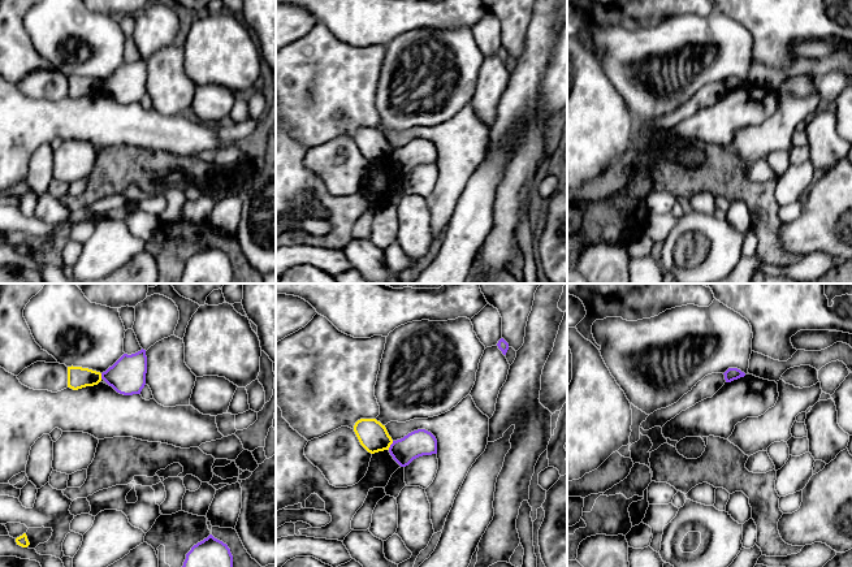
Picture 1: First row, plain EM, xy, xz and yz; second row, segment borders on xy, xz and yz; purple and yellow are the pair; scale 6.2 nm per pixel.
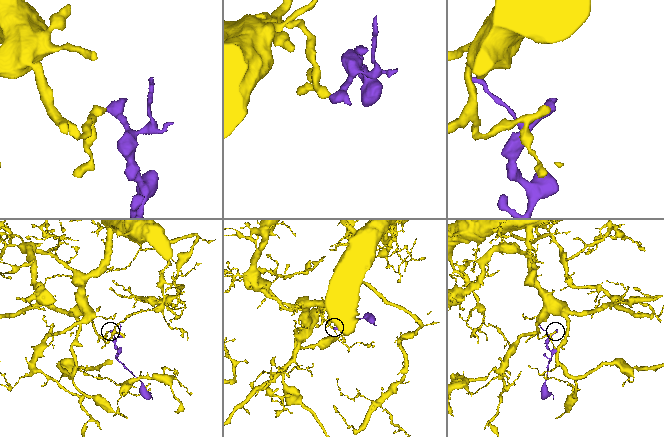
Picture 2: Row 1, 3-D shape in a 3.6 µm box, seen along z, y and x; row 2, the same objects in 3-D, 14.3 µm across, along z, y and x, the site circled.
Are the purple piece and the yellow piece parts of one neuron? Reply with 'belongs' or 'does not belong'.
does not belong

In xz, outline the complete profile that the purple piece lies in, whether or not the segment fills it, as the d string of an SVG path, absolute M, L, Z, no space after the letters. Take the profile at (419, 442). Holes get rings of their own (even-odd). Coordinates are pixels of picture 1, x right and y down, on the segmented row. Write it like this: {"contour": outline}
{"contour": "M418 429L393 441L389 453L401 467L406 467L419 456L437 454L437 440L431 432Z"}

